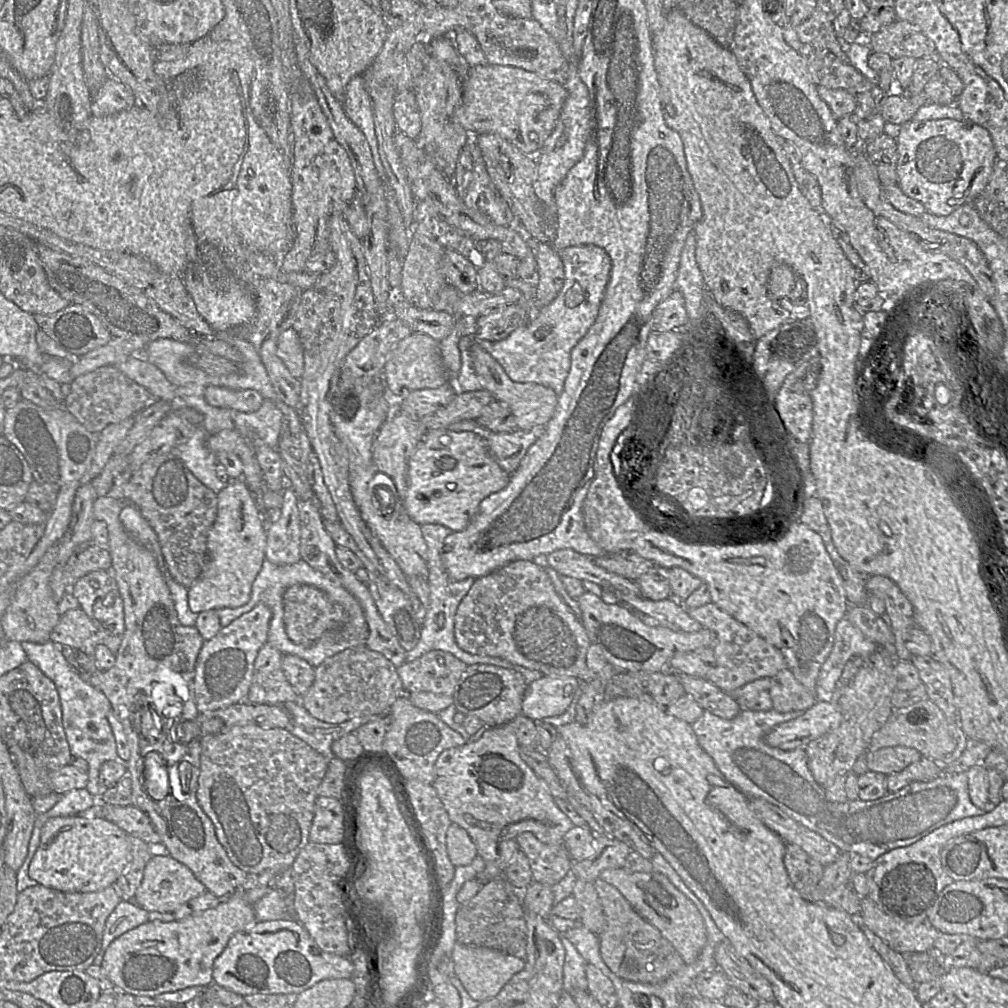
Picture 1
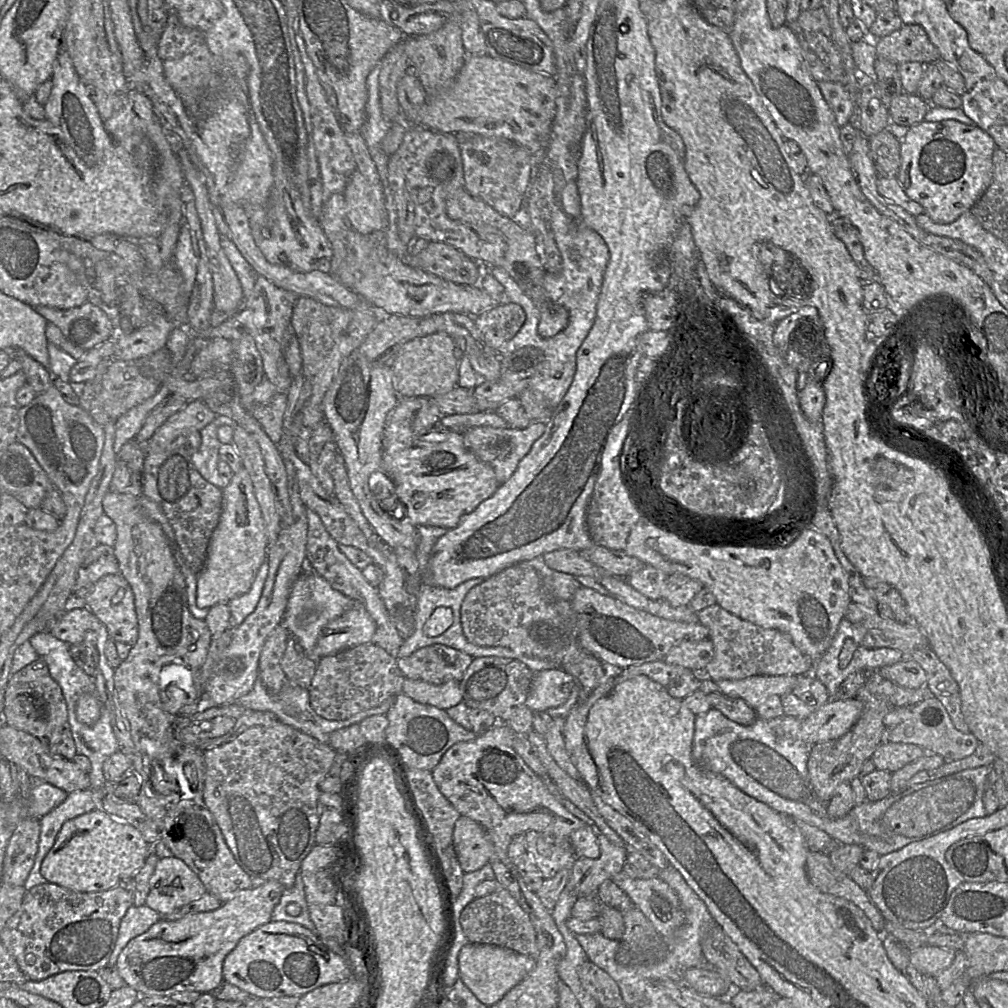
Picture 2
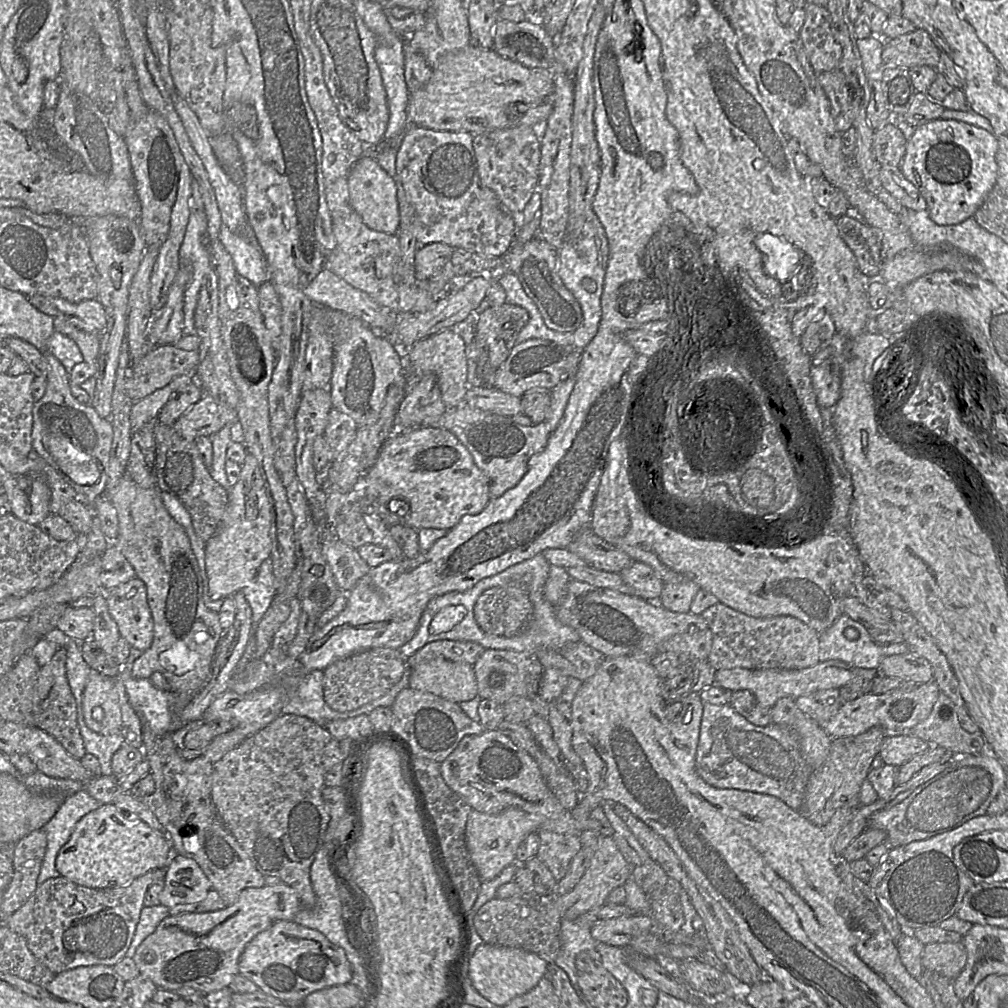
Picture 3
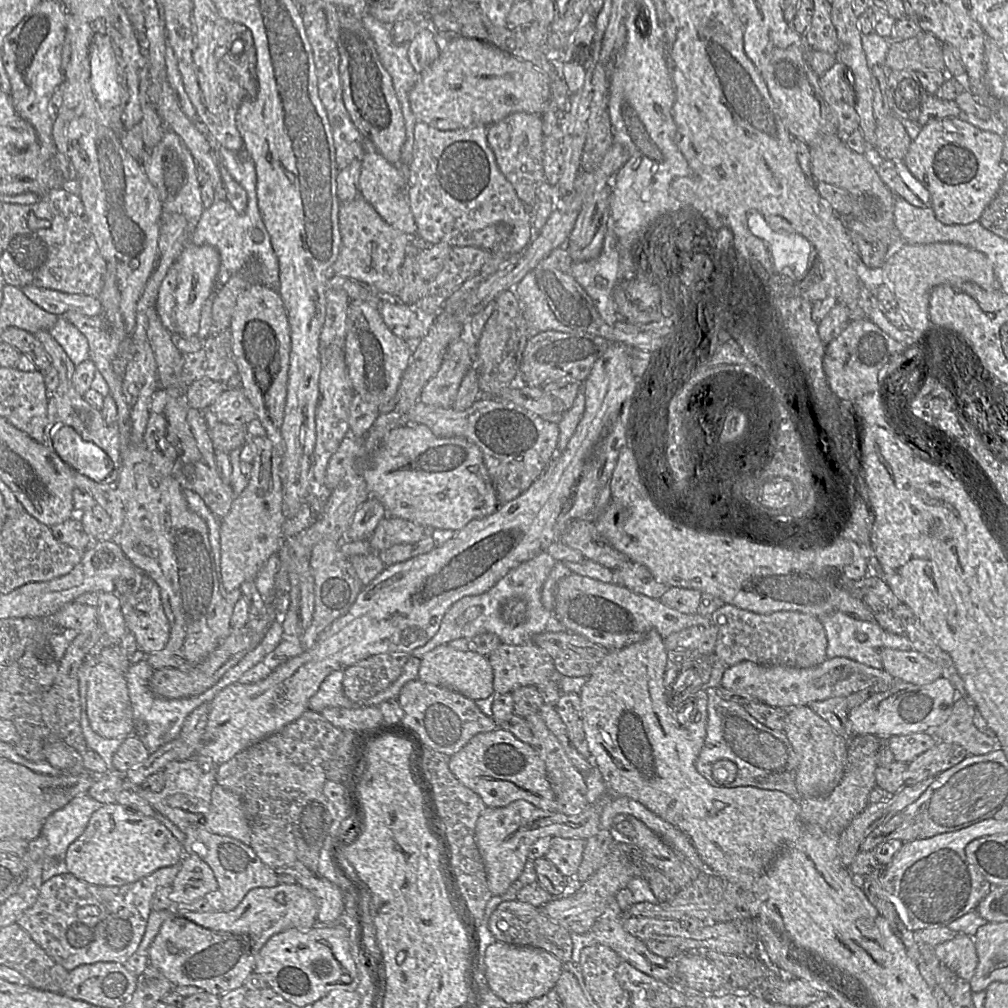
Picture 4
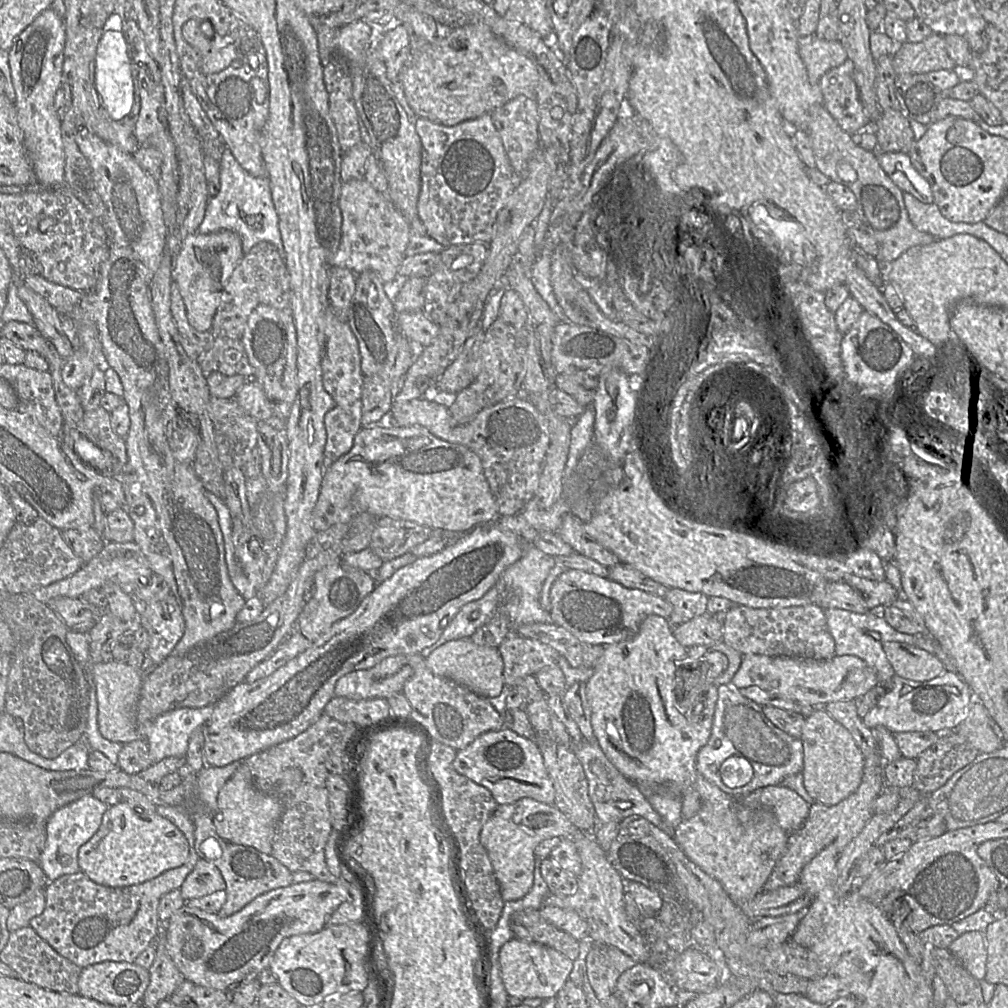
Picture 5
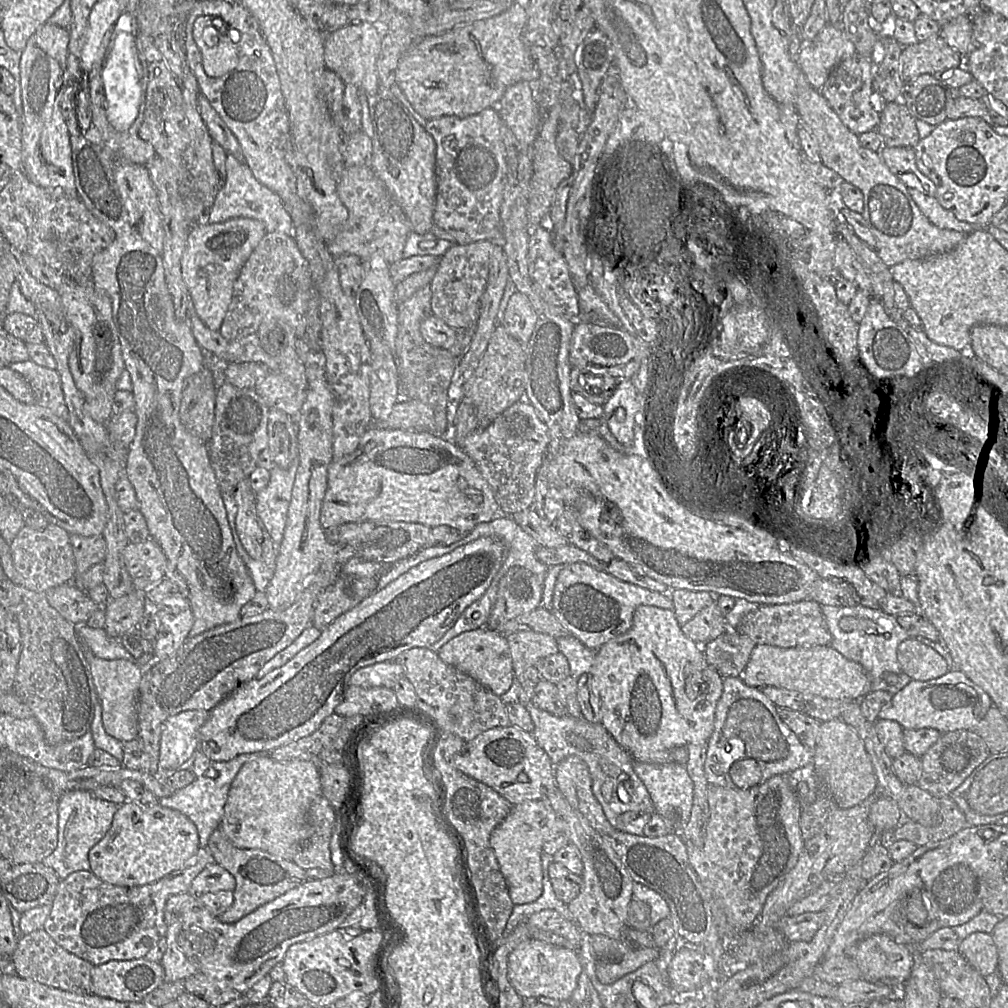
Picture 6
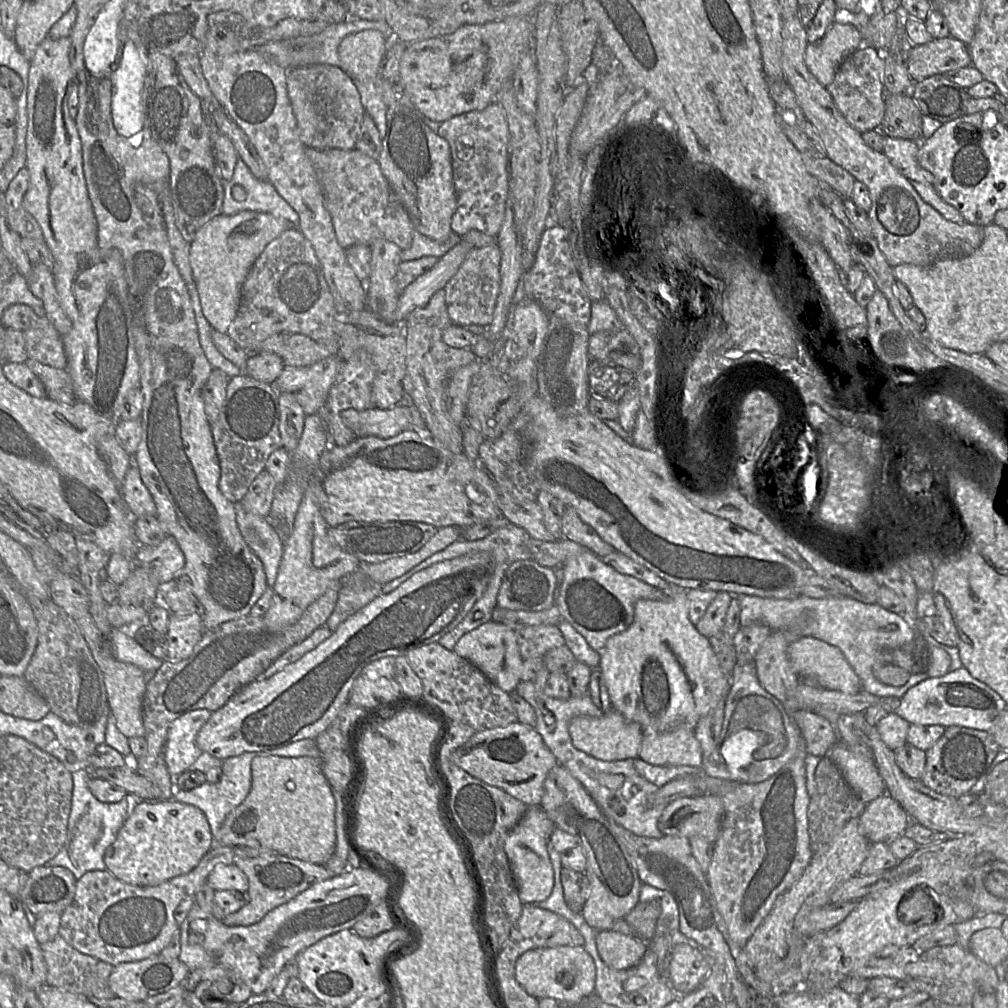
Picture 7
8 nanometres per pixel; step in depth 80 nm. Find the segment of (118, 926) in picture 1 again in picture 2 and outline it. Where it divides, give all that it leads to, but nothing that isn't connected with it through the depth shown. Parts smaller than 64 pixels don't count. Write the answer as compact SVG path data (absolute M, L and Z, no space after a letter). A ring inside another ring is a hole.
M132 905L121 920L116 946L107 965L115 965L119 953L128 942L146 932L161 917L160 913L146 905Z

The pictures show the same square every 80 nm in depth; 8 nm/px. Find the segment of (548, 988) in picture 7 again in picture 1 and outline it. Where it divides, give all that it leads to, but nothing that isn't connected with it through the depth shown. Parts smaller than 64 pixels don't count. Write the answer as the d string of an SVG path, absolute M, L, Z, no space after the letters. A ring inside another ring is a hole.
M456 943L453 952L453 971L468 994L478 1002L495 997L513 975L523 970L525 961L505 952L475 945Z

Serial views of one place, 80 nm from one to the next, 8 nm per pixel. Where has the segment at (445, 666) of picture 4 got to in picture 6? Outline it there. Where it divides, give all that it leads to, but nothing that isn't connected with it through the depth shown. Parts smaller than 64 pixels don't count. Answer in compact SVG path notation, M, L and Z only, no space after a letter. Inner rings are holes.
M486 626L461 633L443 645L437 654L444 663L473 678L497 696L505 694L516 679L506 636Z

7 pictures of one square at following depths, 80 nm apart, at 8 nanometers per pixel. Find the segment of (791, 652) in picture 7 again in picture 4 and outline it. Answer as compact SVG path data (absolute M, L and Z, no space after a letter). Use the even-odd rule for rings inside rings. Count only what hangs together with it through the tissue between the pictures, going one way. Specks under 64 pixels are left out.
M845 657L826 659L810 668L783 665L761 665L742 661L727 667L720 685L728 690L745 691L755 699L772 707L809 706L815 701L832 697L846 698L878 682L893 683L894 678L884 669L876 669Z

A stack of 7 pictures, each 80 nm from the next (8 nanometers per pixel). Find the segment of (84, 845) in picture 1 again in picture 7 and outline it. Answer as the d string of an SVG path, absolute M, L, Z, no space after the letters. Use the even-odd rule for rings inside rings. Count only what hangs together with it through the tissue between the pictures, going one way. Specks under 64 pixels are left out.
M175 800L134 801L131 811L119 830L114 843L106 850L106 871L118 880L139 887L156 886L193 870L214 846L209 823L201 810Z

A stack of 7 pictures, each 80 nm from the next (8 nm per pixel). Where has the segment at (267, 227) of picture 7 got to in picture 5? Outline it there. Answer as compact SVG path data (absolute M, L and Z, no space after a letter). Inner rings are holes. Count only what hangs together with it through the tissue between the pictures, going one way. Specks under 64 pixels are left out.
M232 231L193 232L185 237L174 261L172 277L184 301L187 320L194 329L211 330L223 289L244 255L241 238Z

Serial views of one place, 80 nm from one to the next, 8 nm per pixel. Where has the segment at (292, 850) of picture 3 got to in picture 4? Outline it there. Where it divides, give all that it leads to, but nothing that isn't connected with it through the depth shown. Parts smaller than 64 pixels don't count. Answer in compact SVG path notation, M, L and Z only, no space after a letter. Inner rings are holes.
M307 710L282 730L239 752L215 768L216 785L229 790L242 801L251 826L250 847L276 874L291 875L296 884L309 890L317 898L317 917L320 923L338 923L345 912L344 893L318 870L320 850L332 824L329 803L323 793L327 781L326 768L328 762L336 758L342 735L343 731L327 721L322 713Z

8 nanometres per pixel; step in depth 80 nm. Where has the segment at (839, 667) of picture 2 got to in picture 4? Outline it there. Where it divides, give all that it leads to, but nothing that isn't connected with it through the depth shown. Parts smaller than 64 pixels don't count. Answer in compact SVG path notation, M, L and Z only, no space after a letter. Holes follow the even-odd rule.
M835 611L820 618L827 637L827 659L845 657L872 668L883 669L880 655L881 648L912 650L912 643L905 634L894 634L885 631L876 621L863 621L841 611Z

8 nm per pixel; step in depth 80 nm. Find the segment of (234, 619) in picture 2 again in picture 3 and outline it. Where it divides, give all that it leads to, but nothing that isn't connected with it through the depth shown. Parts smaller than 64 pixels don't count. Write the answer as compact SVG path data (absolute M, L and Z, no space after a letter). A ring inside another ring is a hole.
M270 560L260 566L254 579L242 591L251 608L252 620L258 623L277 593L273 565Z

